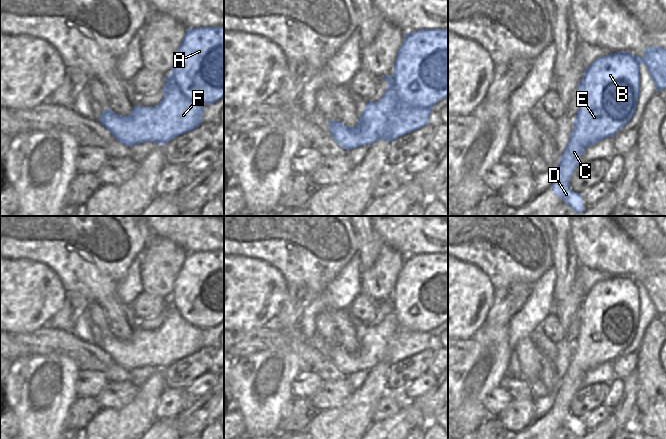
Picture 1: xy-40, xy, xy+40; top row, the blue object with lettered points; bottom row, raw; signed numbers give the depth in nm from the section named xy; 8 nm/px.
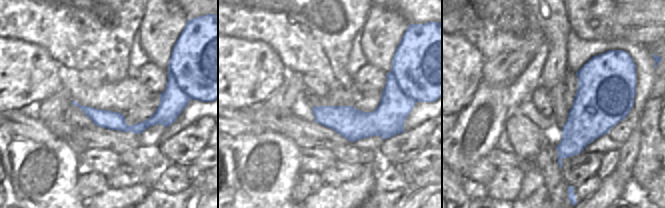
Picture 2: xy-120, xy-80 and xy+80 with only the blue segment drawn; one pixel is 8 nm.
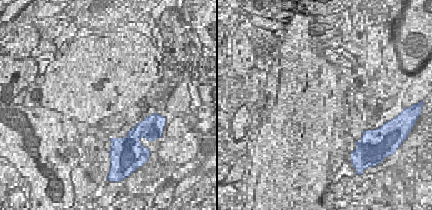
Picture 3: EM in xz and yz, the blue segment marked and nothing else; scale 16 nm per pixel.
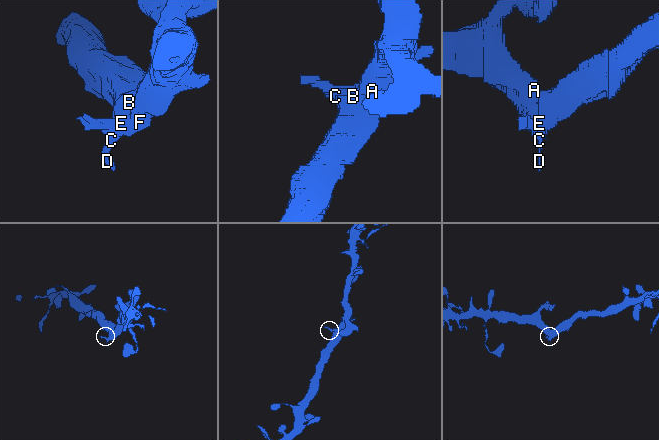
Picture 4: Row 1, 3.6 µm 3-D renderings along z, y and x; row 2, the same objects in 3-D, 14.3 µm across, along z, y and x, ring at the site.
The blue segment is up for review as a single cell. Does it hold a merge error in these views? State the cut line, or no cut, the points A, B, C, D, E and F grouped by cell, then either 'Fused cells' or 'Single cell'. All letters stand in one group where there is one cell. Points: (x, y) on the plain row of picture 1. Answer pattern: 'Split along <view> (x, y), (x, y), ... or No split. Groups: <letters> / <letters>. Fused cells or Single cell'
No split. Groups: A B C D E F. Single cell.

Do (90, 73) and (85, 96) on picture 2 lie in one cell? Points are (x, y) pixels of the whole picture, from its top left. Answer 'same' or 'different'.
different

